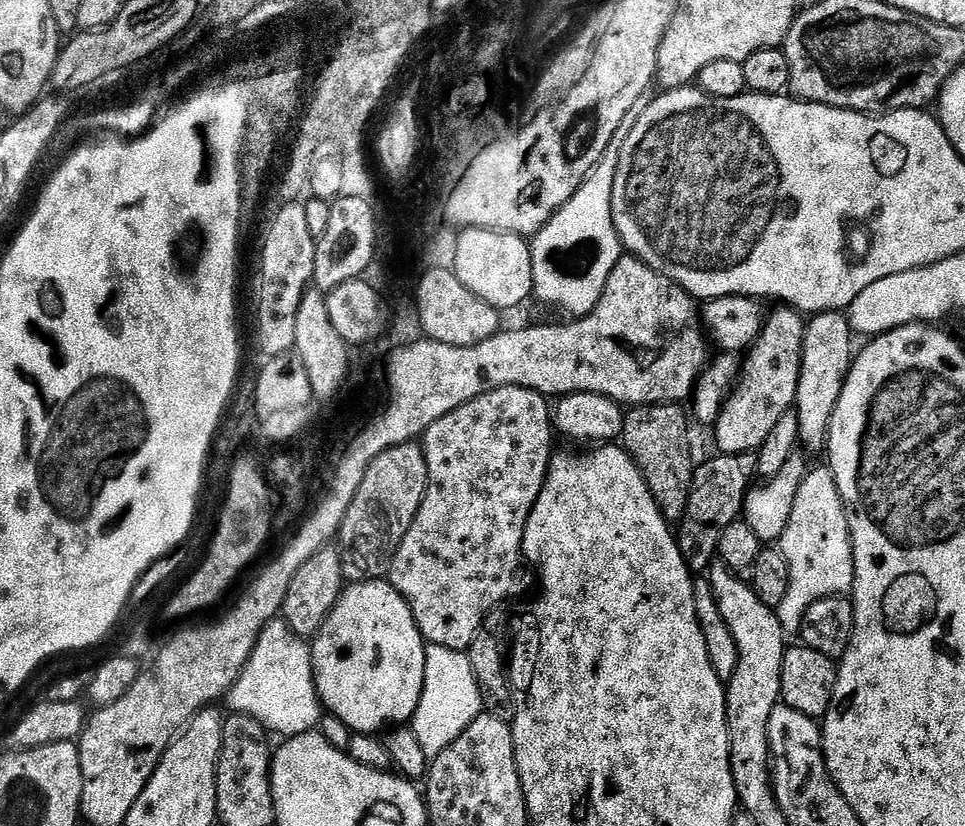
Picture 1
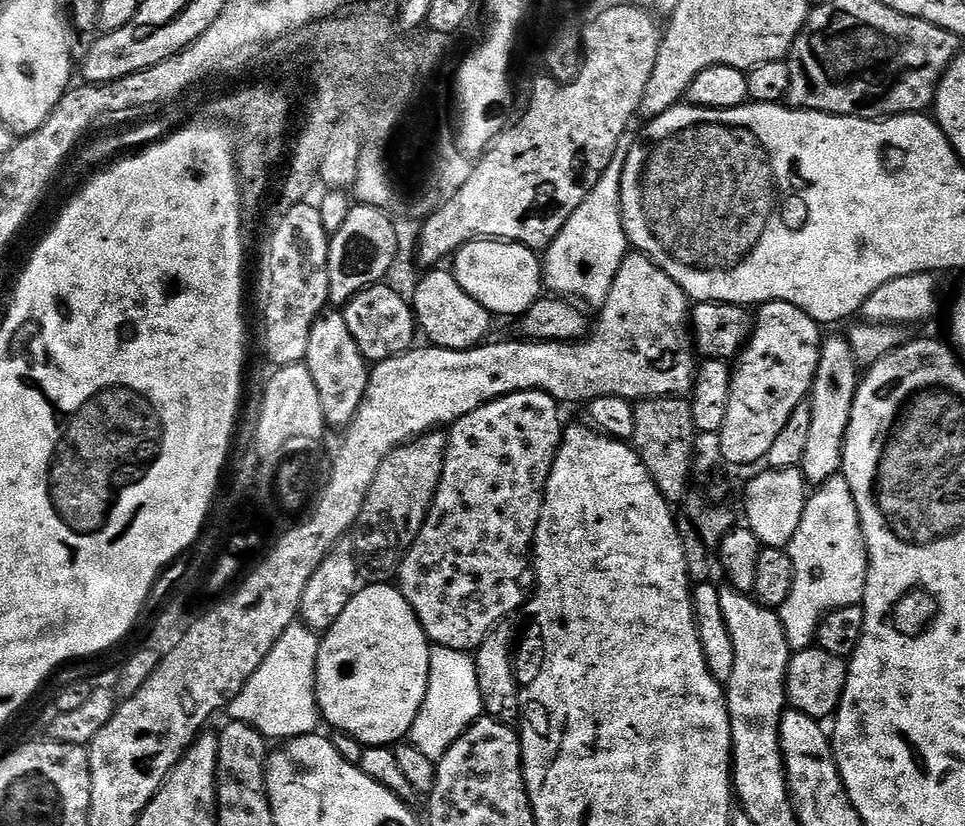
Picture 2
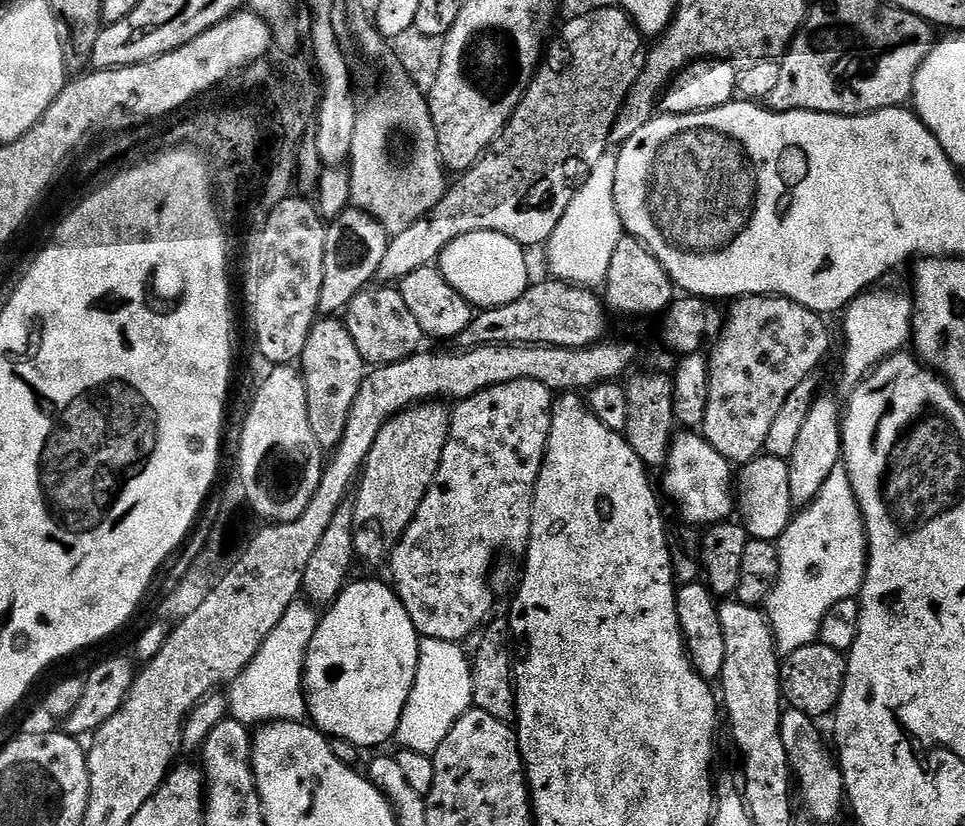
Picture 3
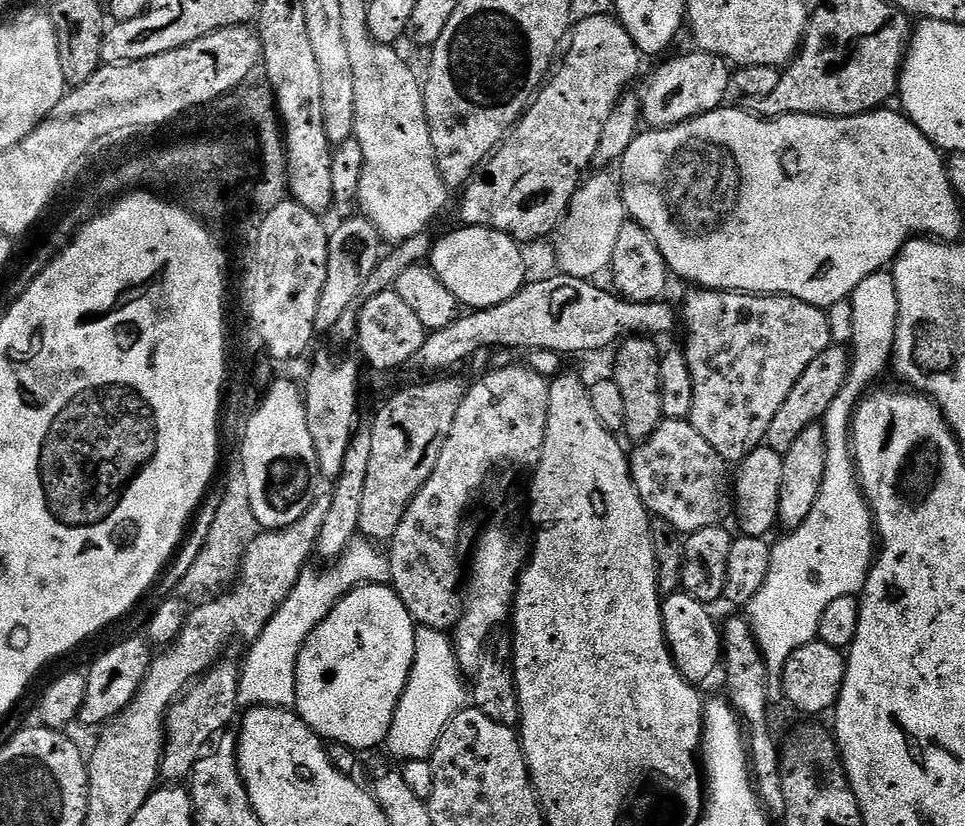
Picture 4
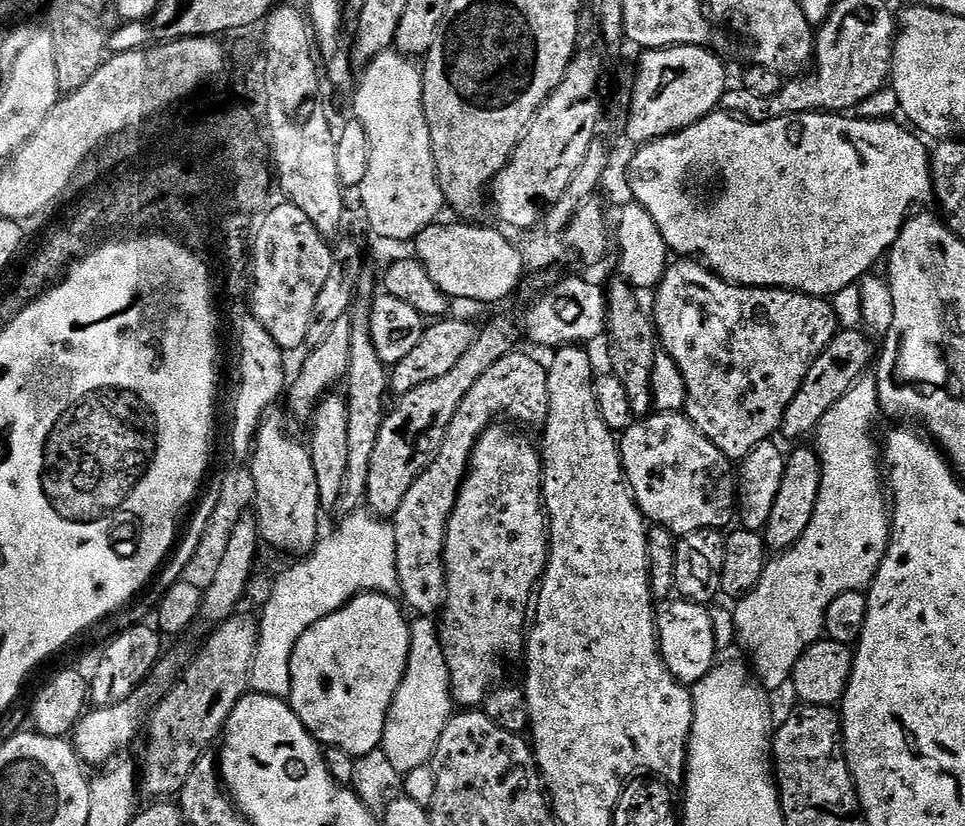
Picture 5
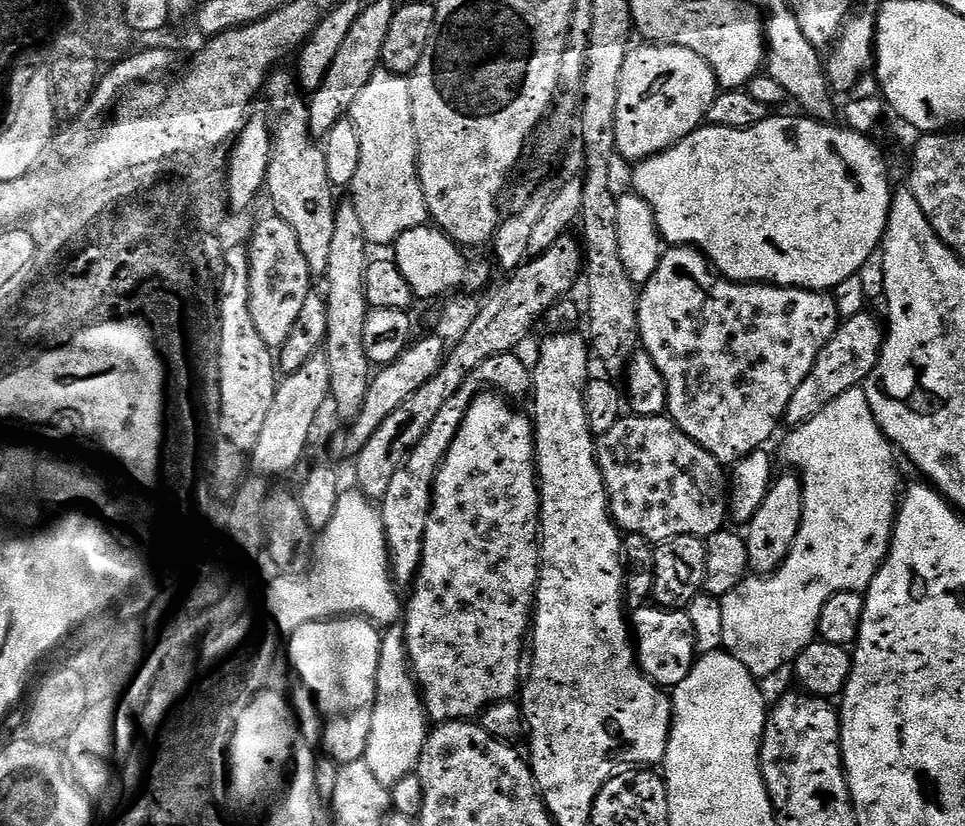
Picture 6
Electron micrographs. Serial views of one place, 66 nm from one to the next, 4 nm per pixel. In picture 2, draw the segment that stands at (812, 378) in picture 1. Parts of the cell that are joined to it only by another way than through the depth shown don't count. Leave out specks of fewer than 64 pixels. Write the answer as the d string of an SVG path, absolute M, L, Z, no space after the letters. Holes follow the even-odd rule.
M832 336L820 346L820 357L816 362L816 376L812 379L810 395L806 400L808 423L804 429L804 448L801 450L799 469L803 479L812 486L819 486L841 471L841 451L848 426L852 400L858 383L858 361L850 343L840 336Z

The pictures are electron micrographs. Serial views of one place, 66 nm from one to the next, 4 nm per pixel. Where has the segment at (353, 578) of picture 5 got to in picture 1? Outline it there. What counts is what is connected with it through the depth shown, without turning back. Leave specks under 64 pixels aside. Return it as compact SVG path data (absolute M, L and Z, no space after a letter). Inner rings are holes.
M291 630L272 631L260 635L244 673L228 692L226 704L232 707L233 713L254 718L269 733L277 732L280 738L313 731L321 721L322 705L312 678L309 641Z

